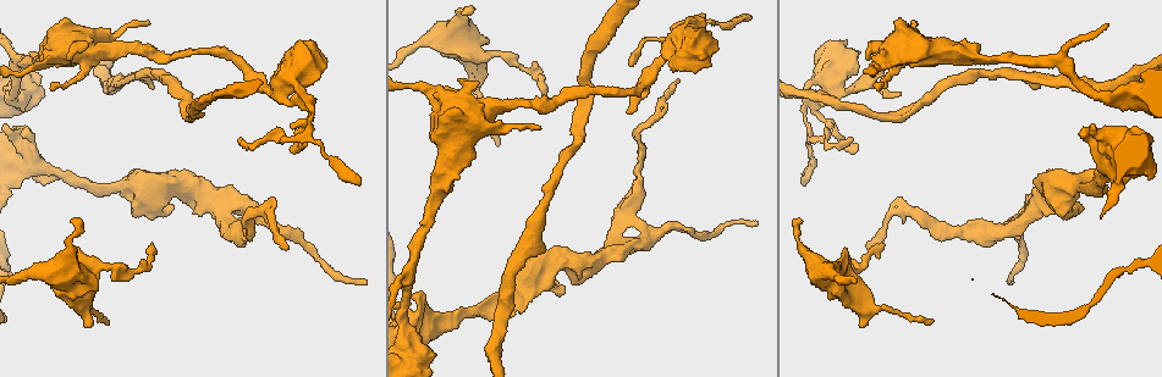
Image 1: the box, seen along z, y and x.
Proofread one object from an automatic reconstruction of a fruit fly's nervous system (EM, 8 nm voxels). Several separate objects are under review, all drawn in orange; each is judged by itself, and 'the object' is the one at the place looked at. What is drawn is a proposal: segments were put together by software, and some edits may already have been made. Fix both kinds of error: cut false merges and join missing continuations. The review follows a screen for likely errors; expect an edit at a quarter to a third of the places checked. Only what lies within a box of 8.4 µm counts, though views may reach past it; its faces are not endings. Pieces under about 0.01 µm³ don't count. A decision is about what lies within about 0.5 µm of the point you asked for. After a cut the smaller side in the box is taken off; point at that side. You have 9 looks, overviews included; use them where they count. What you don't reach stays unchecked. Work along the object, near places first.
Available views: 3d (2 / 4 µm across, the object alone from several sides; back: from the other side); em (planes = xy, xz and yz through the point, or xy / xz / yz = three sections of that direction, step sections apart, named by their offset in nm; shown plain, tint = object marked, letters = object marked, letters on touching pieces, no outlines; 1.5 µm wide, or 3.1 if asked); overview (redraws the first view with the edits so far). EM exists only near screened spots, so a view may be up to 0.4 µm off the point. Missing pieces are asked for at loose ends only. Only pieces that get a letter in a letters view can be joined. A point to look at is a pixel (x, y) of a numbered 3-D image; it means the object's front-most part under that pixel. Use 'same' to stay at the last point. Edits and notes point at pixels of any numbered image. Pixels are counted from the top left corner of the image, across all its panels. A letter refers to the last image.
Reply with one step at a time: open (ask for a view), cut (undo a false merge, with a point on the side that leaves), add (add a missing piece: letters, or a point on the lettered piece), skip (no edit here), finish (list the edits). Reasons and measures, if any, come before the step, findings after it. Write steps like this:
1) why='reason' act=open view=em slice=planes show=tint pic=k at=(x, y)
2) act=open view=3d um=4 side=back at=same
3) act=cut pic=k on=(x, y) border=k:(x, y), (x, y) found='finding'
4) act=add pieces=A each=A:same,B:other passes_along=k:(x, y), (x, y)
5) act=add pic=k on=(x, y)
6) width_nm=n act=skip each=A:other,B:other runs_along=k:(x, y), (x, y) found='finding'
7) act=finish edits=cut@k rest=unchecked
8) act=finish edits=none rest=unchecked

why='long arm stops here' act=open view=3d um=2 pic=1 at=(758, 225)

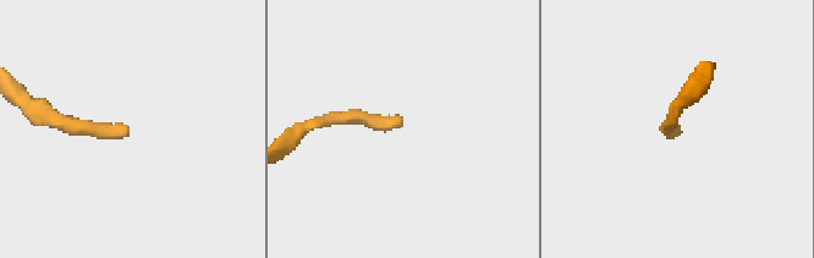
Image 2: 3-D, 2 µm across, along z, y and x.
act=open view=em slice=planes show=letters pic=2 at=(675, 132)

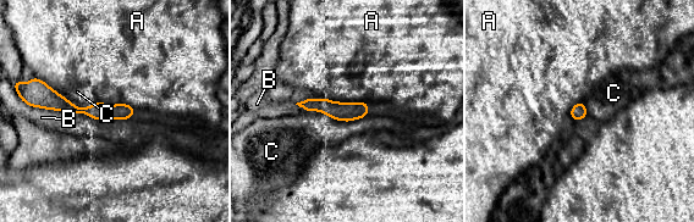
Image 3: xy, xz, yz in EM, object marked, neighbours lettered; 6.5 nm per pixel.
width_nm=100 act=skip each=A:other,B:other,C:other runs_along=3:(40, 100), (76, 110), (131, 110) found='no lettered piece goes on from it'

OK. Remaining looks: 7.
act=open view=3d um=2 pic=1 at=(266, 210)

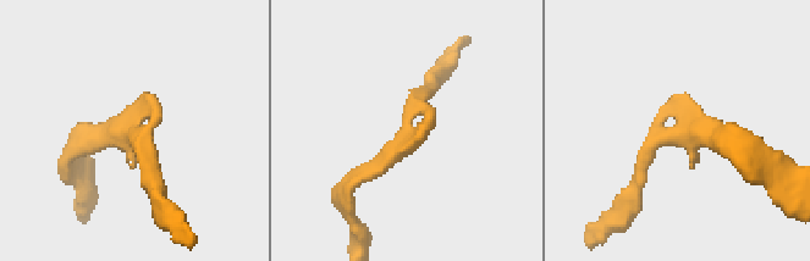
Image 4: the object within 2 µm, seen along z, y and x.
why='now the EM' act=open view=em slice=xy step=4 show=letters pic=4 at=(133, 126)

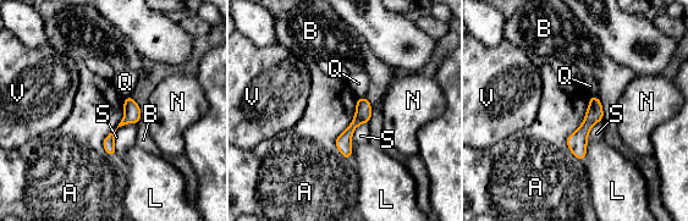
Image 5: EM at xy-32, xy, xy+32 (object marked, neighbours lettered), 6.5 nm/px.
act=skip each=A:other,B:other,L:other,N:other,Q:other,S:other,V:other runs_along=5:(594, 99), (581, 156) found='all the same neuron'

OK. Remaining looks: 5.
why='branch stops here' act=open view=em slice=planes show=plain pic=1 at=(87, 325)

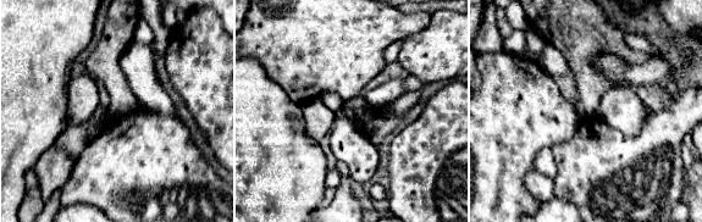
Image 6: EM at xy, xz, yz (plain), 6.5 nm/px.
why='see the neighbours' act=open view=em slice=planes show=letters at=same

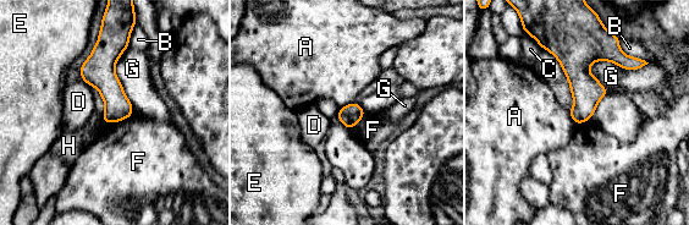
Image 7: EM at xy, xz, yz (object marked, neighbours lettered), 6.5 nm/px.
act=skip each=A:other,B:other,C:other,D:other,E:other,F:other,G:other,H:other border=7:(132, 114), (125, 119), (105, 124) found='no lettered piece goes on from it'

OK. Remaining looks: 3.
why='free end' act=open view=em slice=xy step=4 show=tint pic=1 at=(463, 12)

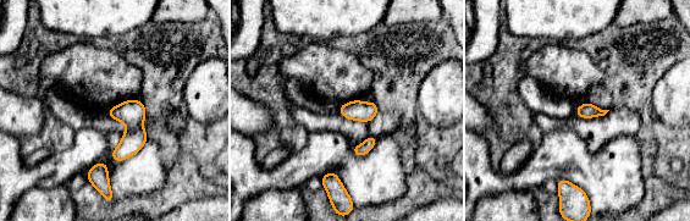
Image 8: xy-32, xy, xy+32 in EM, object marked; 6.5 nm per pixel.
why='cut it another way' act=open view=em slice=planes show=letters at=same

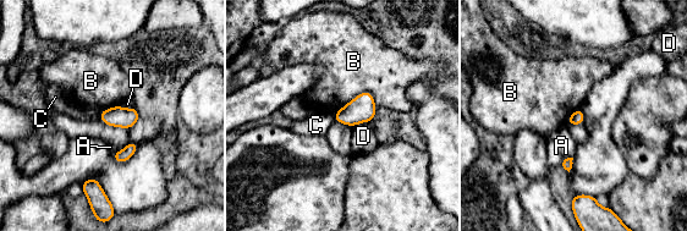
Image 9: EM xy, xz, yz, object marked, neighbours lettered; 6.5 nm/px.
act=skip each=A:other,B:other,C:other,D:other border=9:(374, 97), (361, 92), (334, 115) found='none of them fits'

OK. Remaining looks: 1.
act=finish edits=none rest=unchecked

